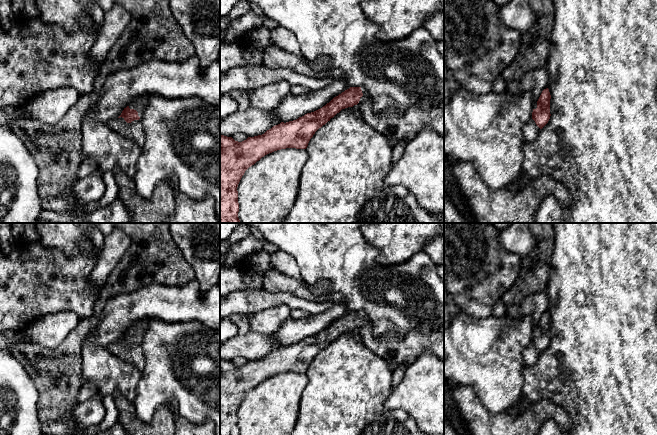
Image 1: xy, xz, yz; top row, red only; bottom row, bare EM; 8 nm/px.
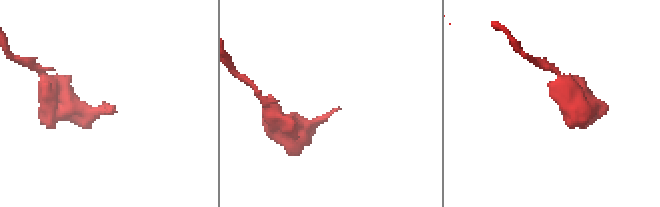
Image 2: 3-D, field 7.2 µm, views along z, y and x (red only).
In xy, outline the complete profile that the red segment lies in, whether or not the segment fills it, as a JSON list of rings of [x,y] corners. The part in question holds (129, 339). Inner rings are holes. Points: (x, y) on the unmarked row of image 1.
[[[143,317],[141,320],[133,324],[129,330],[124,332],[121,339],[118,341],[122,341],[127,347],[131,347],[134,344],[139,344],[143,333],[145,332],[147,328],[147,323],[150,319],[153,319],[152,317]]]

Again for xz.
[[[350,311],[334,321],[322,332],[307,337],[296,344],[281,346],[267,354],[264,358],[248,361],[242,366],[232,361],[220,358],[220,435],[239,435],[238,408],[245,395],[265,379],[286,372],[306,373],[315,356],[325,349],[342,333],[357,329],[363,344],[367,349],[385,359],[389,364],[412,364],[424,351],[430,351],[440,360],[444,361],[444,331],[442,329],[421,333],[414,329],[406,332],[402,337],[387,332],[382,337],[375,337],[373,325],[366,312]]]

